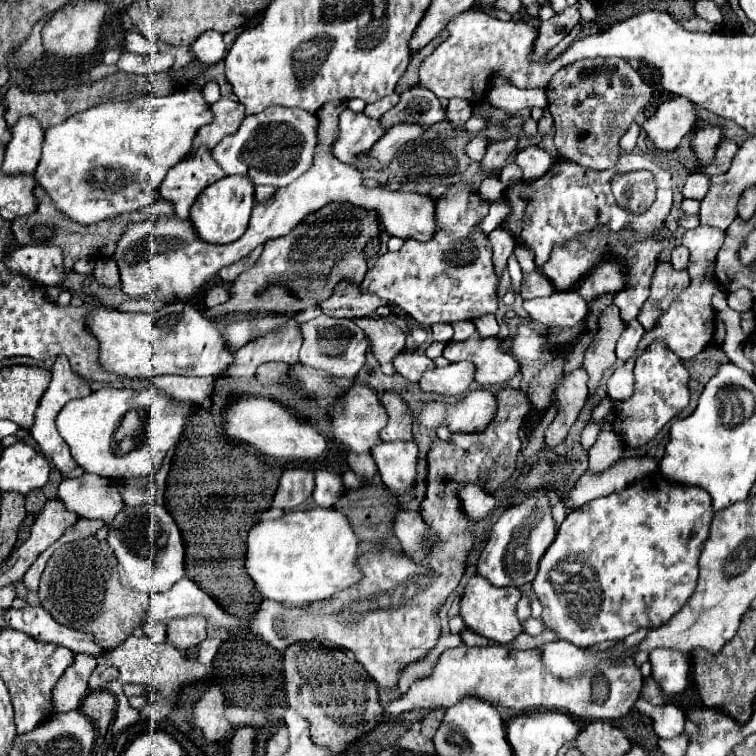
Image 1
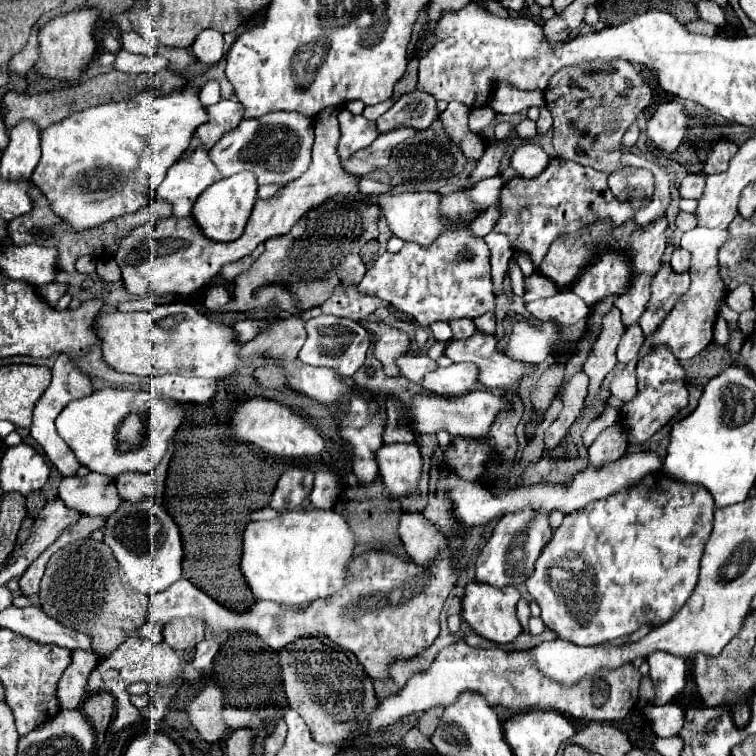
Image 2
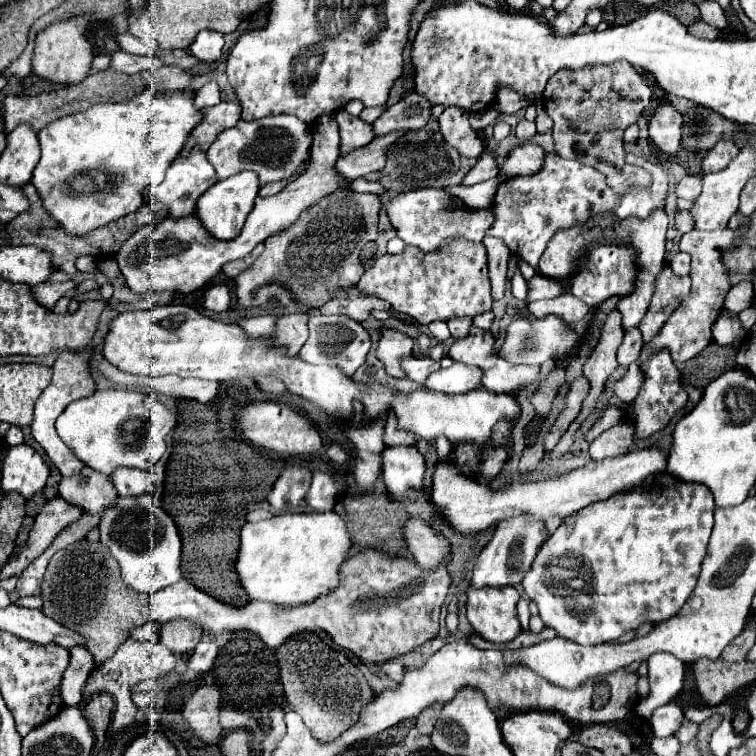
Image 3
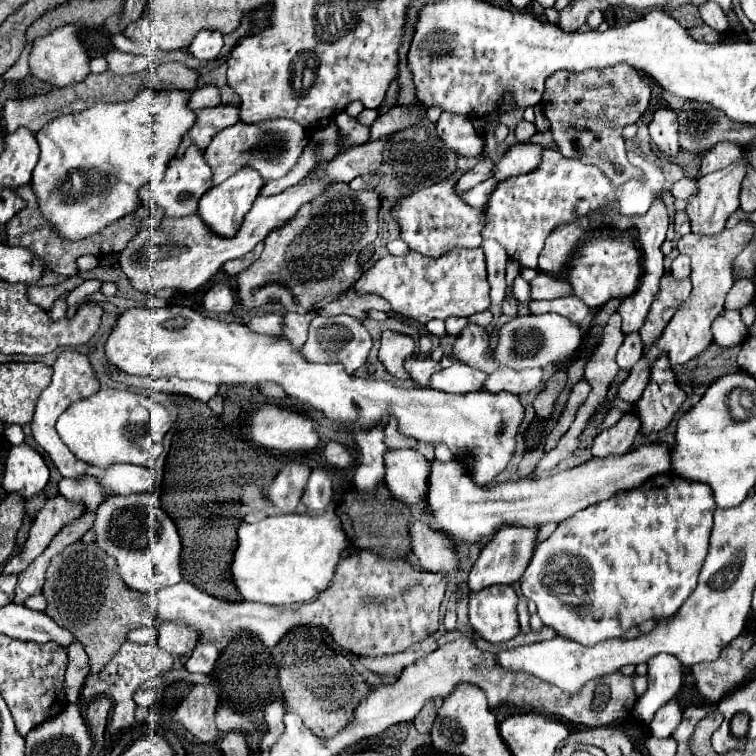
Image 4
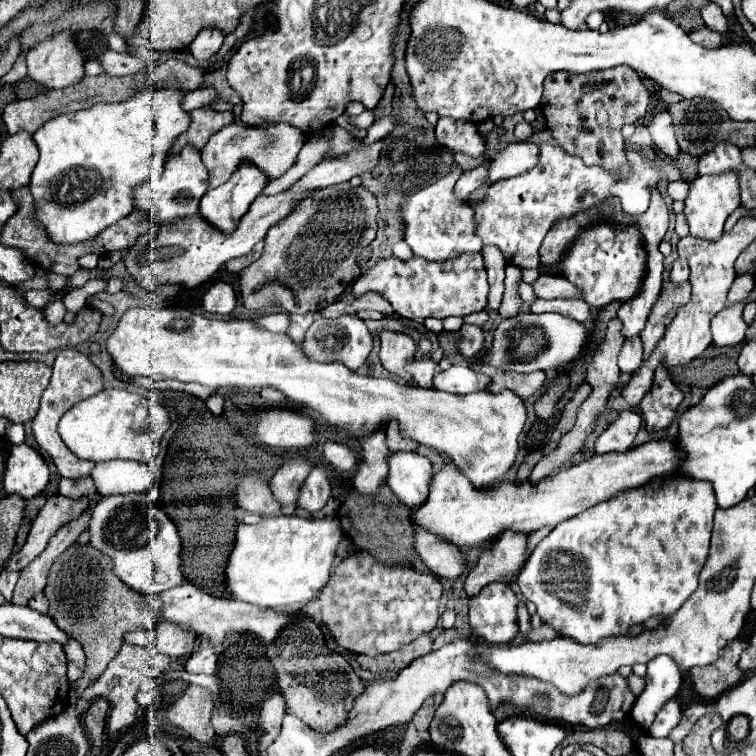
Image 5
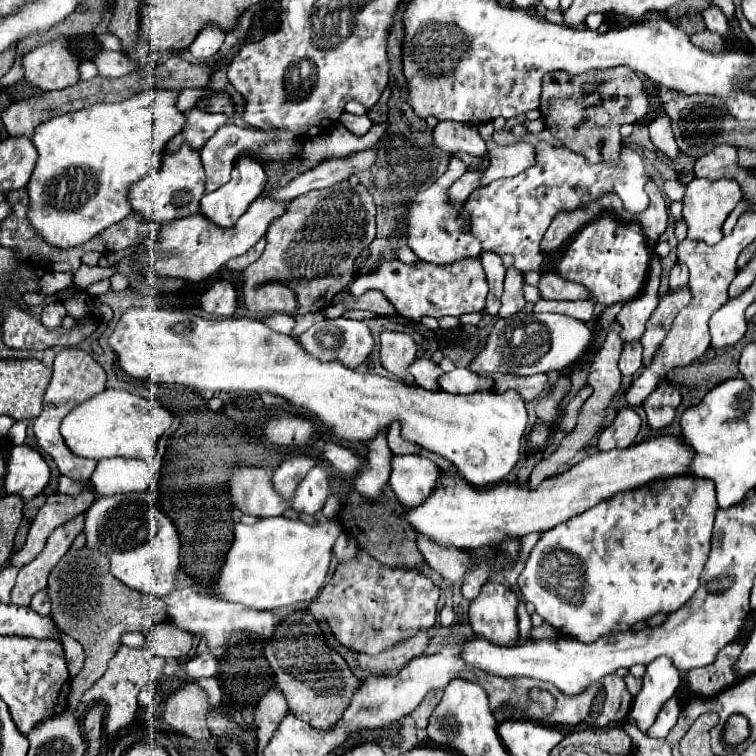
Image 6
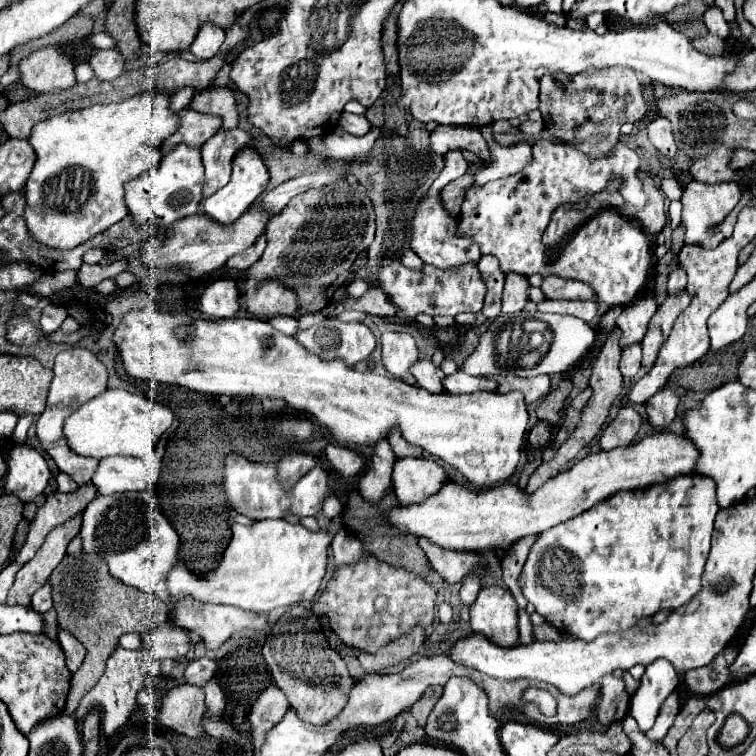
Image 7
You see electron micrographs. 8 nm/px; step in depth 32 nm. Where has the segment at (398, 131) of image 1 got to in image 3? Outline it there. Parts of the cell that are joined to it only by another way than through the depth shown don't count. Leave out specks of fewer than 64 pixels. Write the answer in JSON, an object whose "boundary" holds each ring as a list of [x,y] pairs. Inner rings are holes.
{"boundary":[[[390,132],[386,136],[374,138],[366,148],[358,148],[356,152],[348,152],[348,156],[338,156],[334,164],[334,172],[346,180],[354,180],[358,176],[366,176],[368,172],[376,172],[384,168],[384,152],[388,144],[398,140],[404,132]]]}

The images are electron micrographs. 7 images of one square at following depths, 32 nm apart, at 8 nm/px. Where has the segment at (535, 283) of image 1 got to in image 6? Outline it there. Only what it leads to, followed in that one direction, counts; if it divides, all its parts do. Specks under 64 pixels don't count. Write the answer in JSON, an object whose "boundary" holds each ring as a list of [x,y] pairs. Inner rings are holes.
{"boundary":[[[546,272],[538,284],[544,300],[586,300],[588,290],[582,284],[572,284],[554,272]]]}

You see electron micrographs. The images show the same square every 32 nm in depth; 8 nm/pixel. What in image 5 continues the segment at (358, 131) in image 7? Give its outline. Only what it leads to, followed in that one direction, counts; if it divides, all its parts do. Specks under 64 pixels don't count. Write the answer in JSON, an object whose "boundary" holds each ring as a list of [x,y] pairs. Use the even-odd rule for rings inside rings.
{"boundary":[[[366,110],[366,112],[362,112],[360,116],[348,116],[348,114],[346,114],[346,118],[348,118],[350,126],[354,126],[356,130],[368,130],[368,128],[372,126],[372,122],[374,122],[372,110]]]}

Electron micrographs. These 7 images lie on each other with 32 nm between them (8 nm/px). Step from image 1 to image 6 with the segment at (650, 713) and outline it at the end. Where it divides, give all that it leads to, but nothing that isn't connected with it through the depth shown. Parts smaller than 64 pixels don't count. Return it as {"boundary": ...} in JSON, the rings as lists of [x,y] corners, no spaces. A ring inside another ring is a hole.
{"boundary":[[[674,695],[660,710],[654,726],[648,730],[648,736],[650,738],[666,738],[672,724],[676,724],[676,720],[678,720],[678,714],[680,714],[680,703],[677,696]]]}

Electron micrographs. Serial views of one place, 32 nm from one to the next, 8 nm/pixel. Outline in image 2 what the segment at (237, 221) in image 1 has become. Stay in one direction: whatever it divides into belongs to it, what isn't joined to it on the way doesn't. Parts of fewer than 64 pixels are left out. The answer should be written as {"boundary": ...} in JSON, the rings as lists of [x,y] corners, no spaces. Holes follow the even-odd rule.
{"boundary":[[[240,172],[230,178],[222,178],[216,184],[212,184],[208,190],[202,192],[202,196],[194,204],[192,216],[198,222],[198,226],[202,228],[206,238],[218,240],[218,242],[232,242],[244,232],[246,220],[256,202],[256,192],[258,192],[258,184],[252,172]]]}

